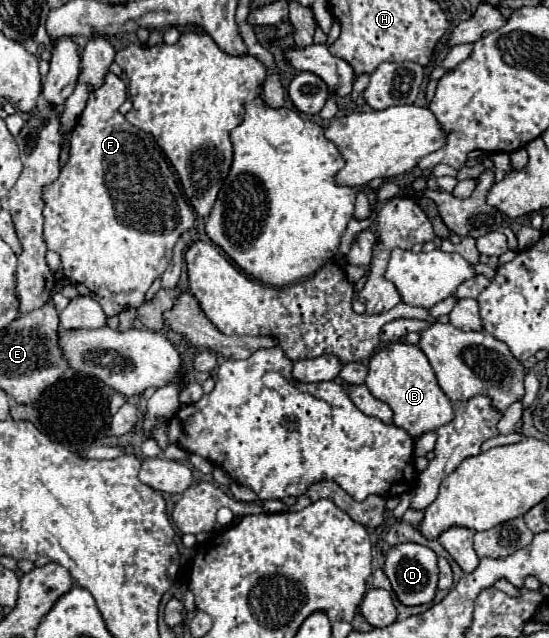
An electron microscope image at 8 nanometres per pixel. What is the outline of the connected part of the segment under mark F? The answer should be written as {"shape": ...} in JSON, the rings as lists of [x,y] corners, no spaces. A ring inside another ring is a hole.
{"shape":[[[108,73],[104,83],[88,95],[86,107],[70,133],[70,159],[60,177],[44,189],[44,241],[48,249],[60,253],[64,277],[80,295],[90,295],[100,303],[106,317],[114,317],[128,307],[140,307],[148,287],[166,271],[172,249],[182,233],[194,225],[194,211],[186,203],[176,175],[154,139],[130,125],[118,107],[126,101],[126,83]]]}

